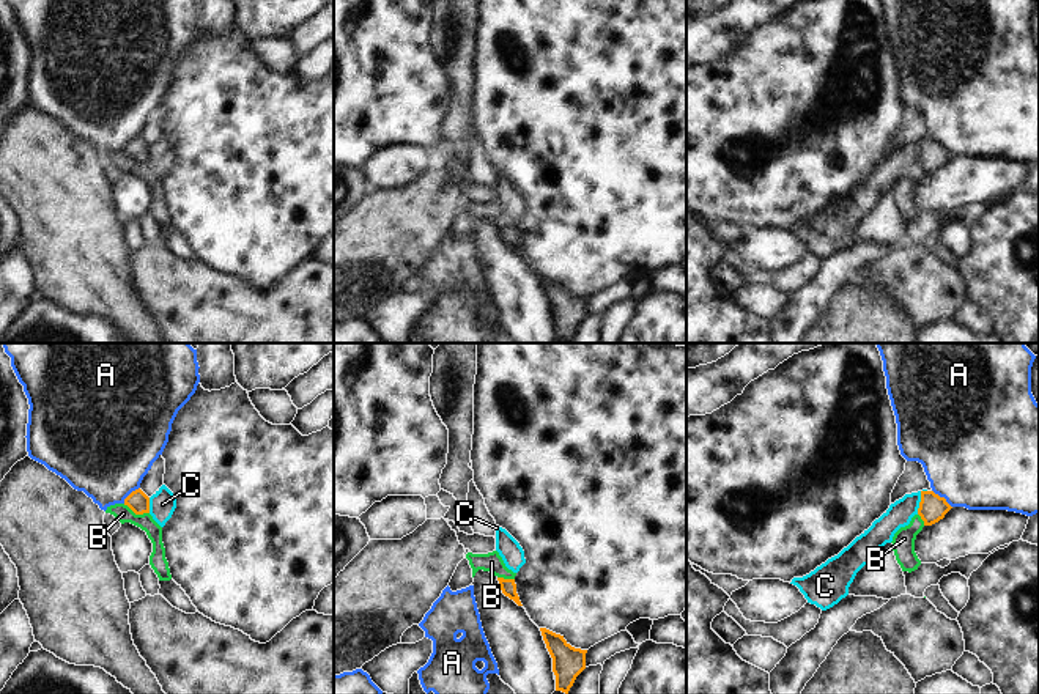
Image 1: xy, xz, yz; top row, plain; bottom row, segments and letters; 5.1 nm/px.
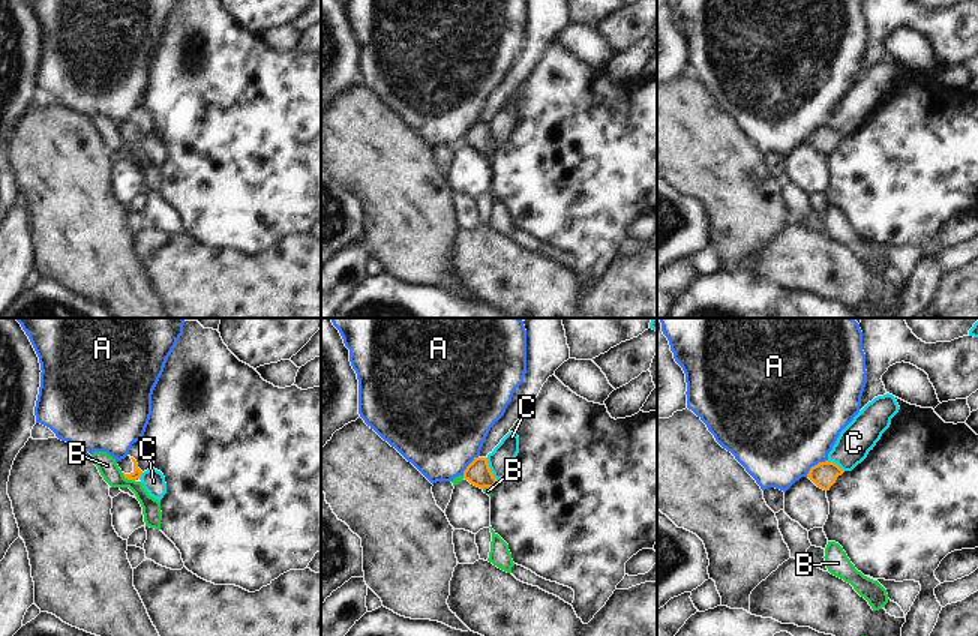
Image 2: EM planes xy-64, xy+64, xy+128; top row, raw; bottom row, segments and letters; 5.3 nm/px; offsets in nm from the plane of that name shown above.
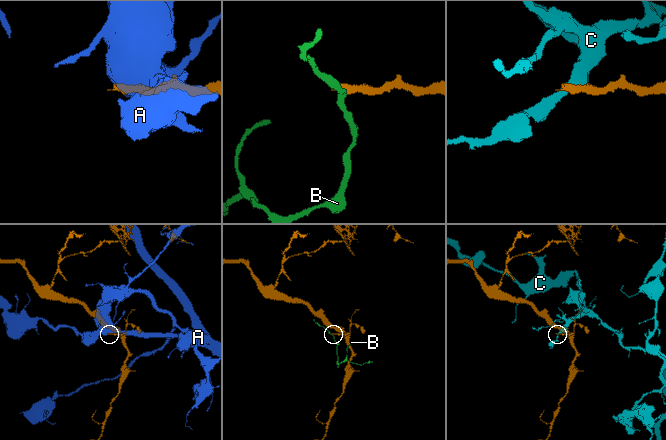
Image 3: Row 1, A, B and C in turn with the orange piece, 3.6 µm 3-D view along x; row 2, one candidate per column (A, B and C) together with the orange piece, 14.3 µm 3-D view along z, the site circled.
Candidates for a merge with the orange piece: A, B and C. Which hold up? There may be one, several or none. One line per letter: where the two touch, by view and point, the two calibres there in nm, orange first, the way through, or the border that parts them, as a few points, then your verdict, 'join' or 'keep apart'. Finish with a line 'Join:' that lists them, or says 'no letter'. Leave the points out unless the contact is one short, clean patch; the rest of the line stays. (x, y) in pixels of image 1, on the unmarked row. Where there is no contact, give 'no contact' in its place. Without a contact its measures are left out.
A: meets orange in yz at (943, 145); 140 nm thick on the orange side, 500 nm on the other; keep apart
B: meets orange in xy at (136, 161); 110 nm thick on the orange side, 90 nm on the other; border along xy (123, 151), (136, 161), (148, 161); keep apart
C: meets orange in yz at (921, 148); 140 nm thick on the orange side, 130 nm on the other; keep apart
Join: no letter

